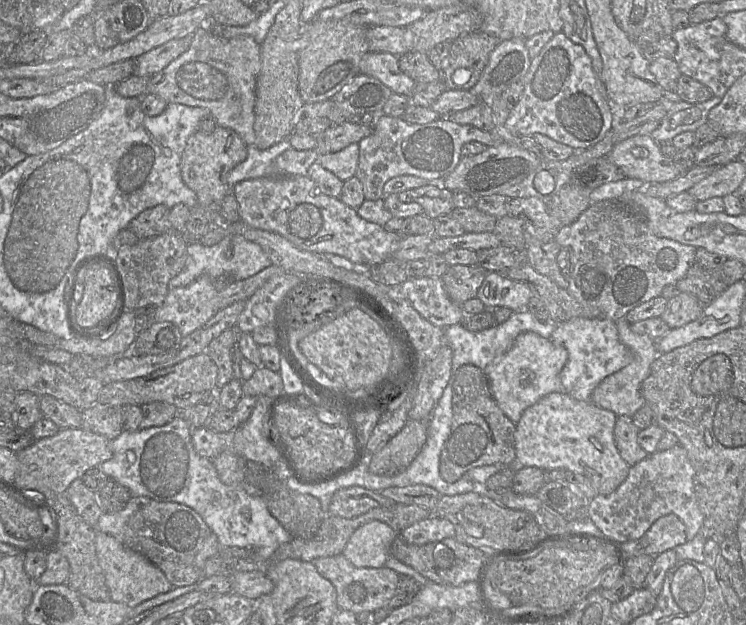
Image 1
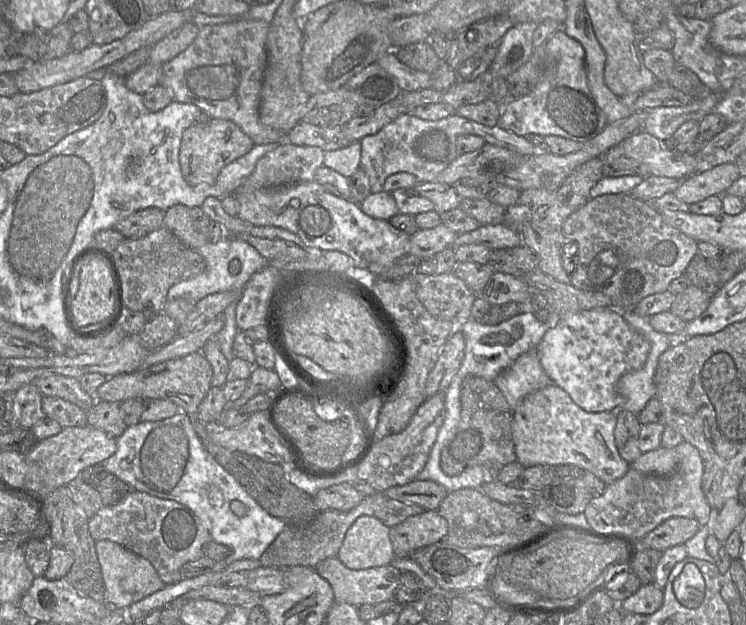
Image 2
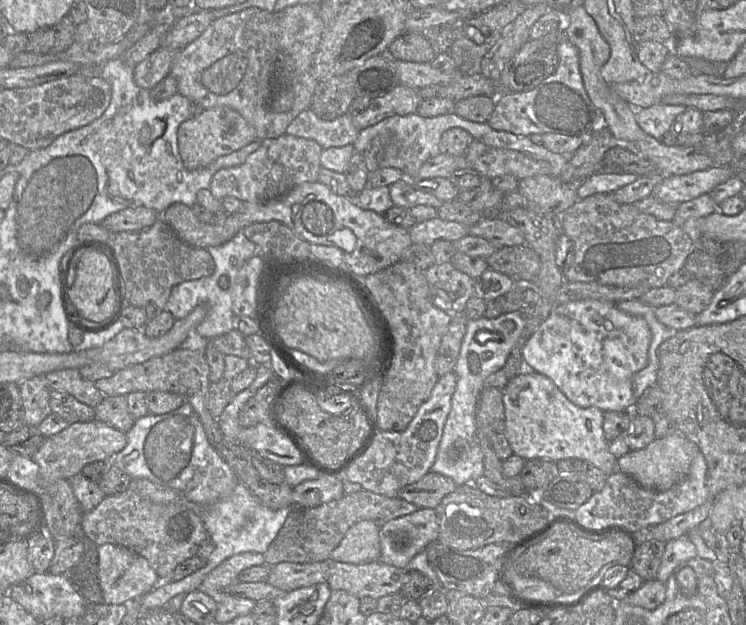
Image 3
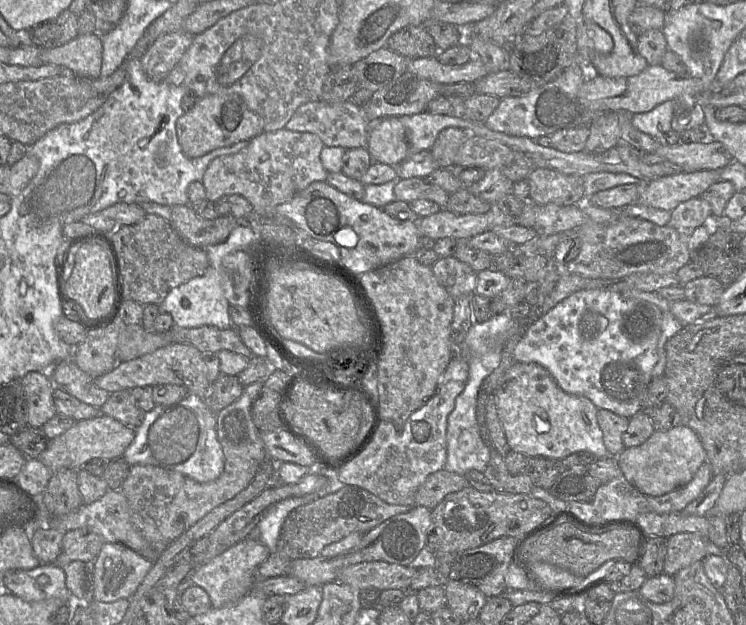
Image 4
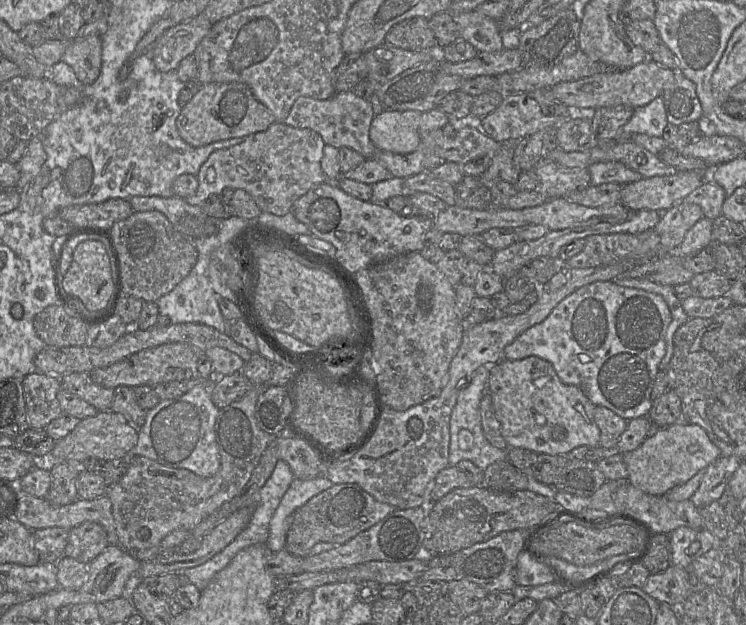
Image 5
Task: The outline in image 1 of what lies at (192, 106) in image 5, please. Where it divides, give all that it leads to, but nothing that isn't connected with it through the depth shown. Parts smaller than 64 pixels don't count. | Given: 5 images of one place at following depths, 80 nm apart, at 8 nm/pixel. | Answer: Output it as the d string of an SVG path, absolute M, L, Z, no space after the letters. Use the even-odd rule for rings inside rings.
M221 126L211 133L198 130L189 137L182 154L182 179L195 192L200 207L219 210L221 201L229 193L228 173L246 158L247 145L233 130Z

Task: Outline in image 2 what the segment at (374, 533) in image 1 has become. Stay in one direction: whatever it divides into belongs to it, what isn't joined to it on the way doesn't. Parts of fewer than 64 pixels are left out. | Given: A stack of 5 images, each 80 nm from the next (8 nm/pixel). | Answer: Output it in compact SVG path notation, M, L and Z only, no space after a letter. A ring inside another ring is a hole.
M361 516L346 532L336 557L352 570L389 565L395 557L389 532L379 519Z

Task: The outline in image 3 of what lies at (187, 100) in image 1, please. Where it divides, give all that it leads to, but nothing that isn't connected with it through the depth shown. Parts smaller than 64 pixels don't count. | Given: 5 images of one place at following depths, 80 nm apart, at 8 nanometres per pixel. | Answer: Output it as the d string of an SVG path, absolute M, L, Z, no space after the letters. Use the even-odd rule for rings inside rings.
M297 4L280 11L265 11L256 7L250 7L215 19L198 38L177 53L171 66L170 75L177 80L177 93L198 104L202 109L214 107L232 108L255 129L256 140L274 139L285 134L286 128L292 120L310 107L314 91L319 83L314 76L313 57L319 45L323 27L323 21L319 13L319 4Z

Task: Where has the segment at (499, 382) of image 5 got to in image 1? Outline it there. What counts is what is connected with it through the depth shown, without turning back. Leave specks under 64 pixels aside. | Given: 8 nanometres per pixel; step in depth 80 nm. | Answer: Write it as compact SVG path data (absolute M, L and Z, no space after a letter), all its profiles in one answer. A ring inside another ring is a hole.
M564 391L552 392L528 407L516 424L516 463L543 471L568 470L585 476L599 495L610 494L630 470L615 445L616 419L615 413L590 401L578 401Z

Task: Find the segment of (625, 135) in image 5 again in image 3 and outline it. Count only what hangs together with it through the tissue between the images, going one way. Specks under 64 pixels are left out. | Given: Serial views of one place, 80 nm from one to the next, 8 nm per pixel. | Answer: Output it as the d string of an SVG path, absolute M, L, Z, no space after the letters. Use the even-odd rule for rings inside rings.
M656 104L649 108L637 109L635 119L640 128L649 136L662 142L674 119L685 111L682 105Z

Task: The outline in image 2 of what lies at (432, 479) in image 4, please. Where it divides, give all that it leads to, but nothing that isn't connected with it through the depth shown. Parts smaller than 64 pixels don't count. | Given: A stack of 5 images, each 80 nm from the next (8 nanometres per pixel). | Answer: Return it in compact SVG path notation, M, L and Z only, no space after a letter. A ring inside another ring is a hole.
M415 479L406 485L391 487L383 494L405 504L418 505L424 511L437 511L448 491L434 481Z

